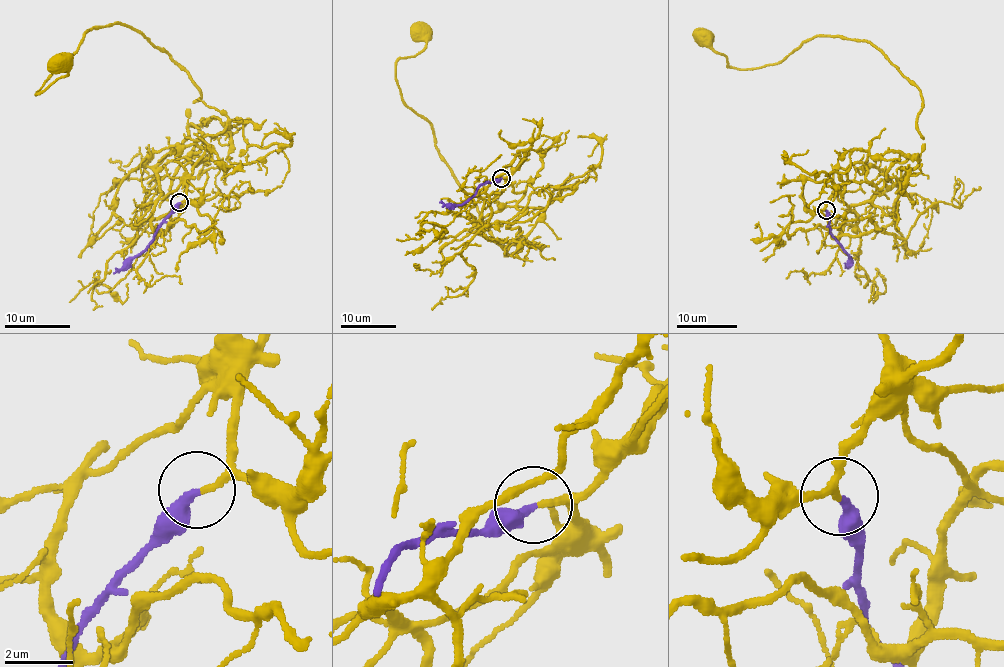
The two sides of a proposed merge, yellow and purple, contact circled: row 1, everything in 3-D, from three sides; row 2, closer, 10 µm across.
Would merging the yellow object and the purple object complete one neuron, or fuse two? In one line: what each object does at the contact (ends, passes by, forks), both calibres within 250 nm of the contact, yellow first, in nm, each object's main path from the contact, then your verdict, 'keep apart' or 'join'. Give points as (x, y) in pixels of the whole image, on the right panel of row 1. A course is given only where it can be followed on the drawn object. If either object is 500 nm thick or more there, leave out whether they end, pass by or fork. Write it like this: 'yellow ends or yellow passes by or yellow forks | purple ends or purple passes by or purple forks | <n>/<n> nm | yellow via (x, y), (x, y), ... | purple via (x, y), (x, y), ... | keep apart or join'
yellow passes by | purple ends | 150/280 nm | yellow via (825, 210), (833, 196), (869, 202), (917, 164), (921, 94), (869, 42), (814, 36), (734, 69), (702, 38) | purple via (825, 210), (830, 234), (848, 255), (849, 264), (845, 268) | join

